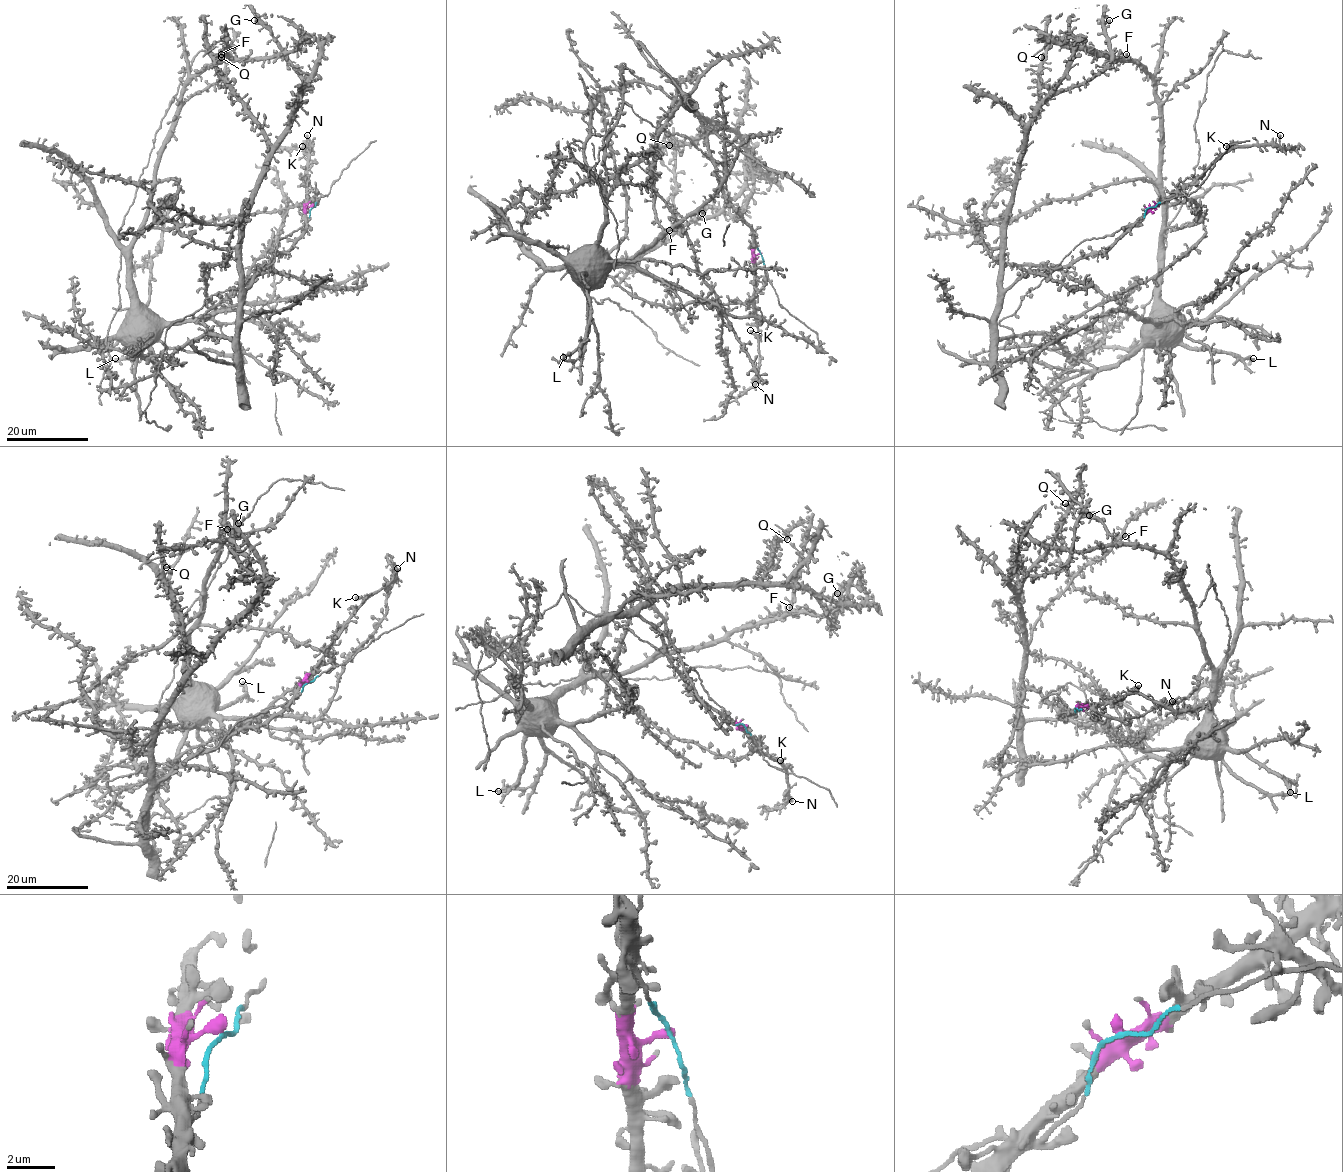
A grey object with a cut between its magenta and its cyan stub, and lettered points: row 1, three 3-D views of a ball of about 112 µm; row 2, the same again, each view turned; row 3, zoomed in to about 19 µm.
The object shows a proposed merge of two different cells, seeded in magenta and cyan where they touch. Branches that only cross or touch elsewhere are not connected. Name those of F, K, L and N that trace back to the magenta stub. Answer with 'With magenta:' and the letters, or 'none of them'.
With magenta: K, N

